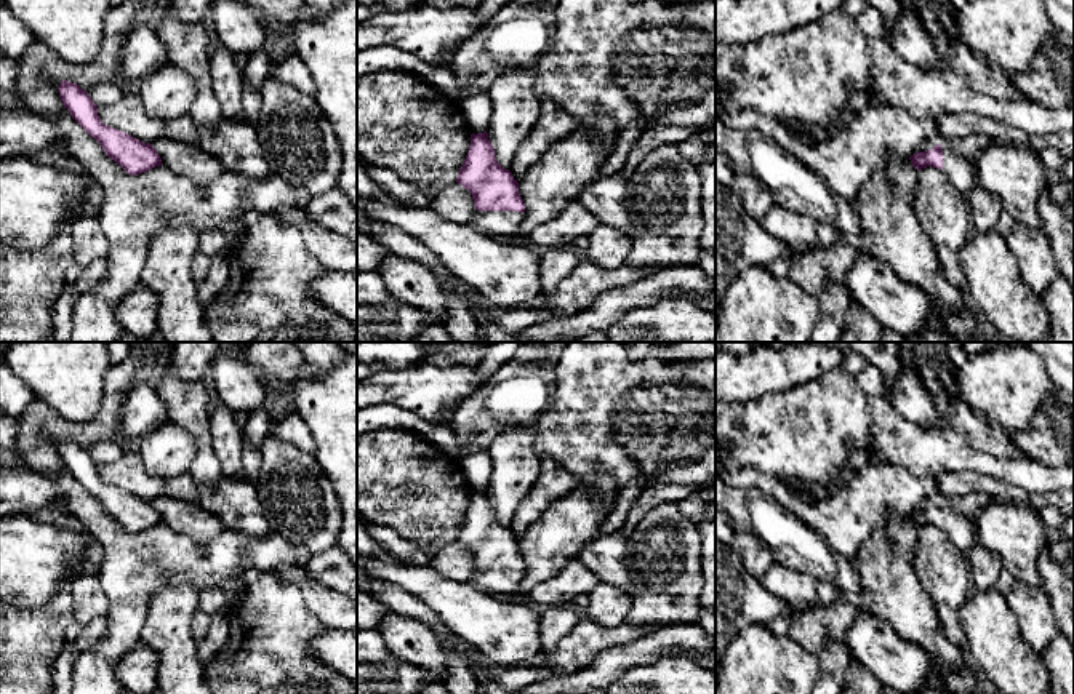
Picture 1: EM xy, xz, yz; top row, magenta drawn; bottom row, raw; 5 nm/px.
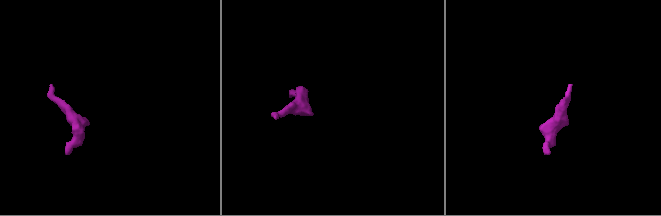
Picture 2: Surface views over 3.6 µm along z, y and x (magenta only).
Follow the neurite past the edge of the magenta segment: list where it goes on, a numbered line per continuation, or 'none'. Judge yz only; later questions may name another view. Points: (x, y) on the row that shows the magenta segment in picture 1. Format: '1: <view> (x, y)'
1: yz (961, 171)

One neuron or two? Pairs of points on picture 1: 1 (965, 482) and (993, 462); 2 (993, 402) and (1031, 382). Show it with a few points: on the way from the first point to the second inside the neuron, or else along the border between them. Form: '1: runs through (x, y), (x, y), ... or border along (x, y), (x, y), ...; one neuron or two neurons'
1: border along (938, 477), (945, 474), (983, 474), (1012, 483); two neurons
2: runs through (1002, 395), (1012, 395), (1021, 386); one neuron

